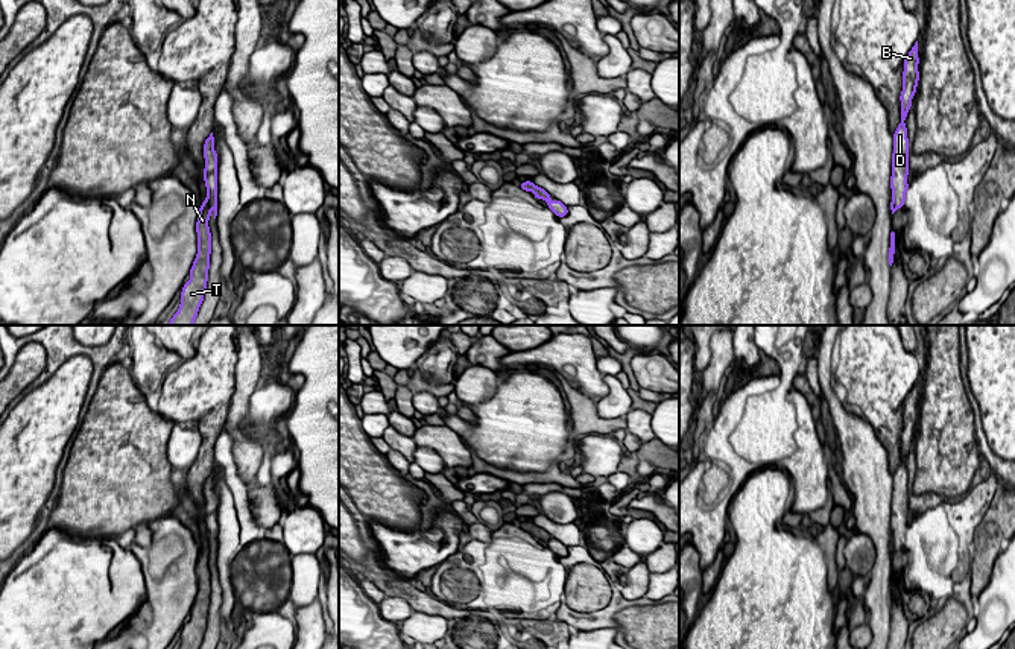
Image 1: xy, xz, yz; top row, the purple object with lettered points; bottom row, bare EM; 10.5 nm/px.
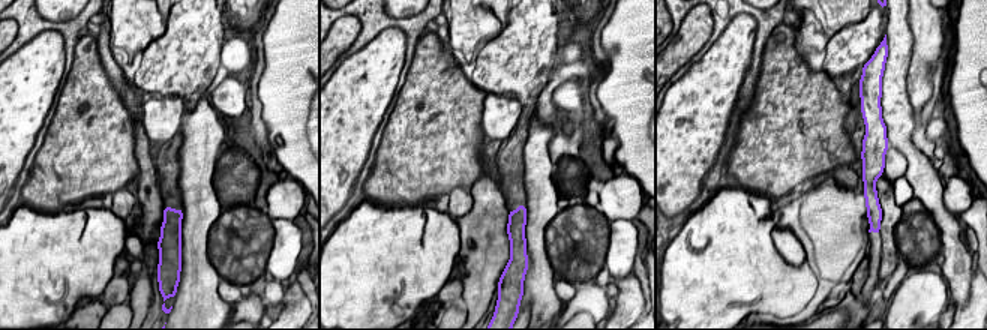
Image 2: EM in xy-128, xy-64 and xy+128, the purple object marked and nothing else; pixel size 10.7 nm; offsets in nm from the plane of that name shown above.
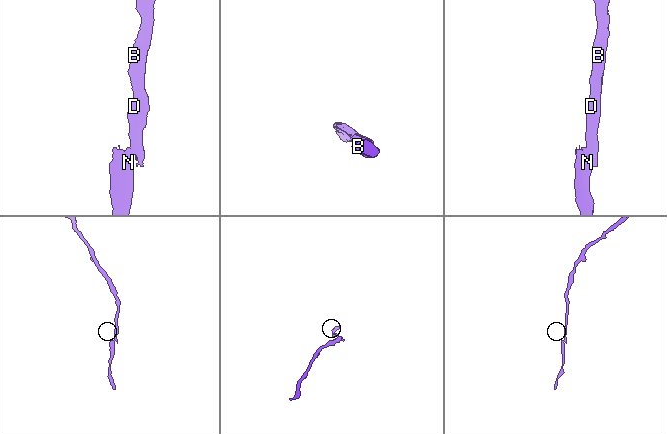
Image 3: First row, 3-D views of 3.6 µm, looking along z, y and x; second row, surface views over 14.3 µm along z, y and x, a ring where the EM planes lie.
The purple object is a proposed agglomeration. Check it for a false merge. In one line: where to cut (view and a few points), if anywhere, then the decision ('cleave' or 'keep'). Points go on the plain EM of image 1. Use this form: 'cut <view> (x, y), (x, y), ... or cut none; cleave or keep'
cut xy (207, 538), (210, 552); cleave

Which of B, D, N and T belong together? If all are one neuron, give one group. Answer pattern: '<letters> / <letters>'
B D / N T

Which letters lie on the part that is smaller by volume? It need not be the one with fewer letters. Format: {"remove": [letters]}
{"remove": ["N", "T"]}

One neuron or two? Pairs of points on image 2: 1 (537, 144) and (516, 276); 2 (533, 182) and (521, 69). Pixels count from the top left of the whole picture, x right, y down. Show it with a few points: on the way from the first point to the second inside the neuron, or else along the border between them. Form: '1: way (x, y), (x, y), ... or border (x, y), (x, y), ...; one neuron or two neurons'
1: border (522, 180), (527, 251); two neurons
2: border (534, 111), (522, 152), (522, 167); two neurons

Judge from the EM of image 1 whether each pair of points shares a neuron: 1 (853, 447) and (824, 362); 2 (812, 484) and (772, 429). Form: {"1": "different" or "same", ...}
{"1": "same", "2": "different"}

